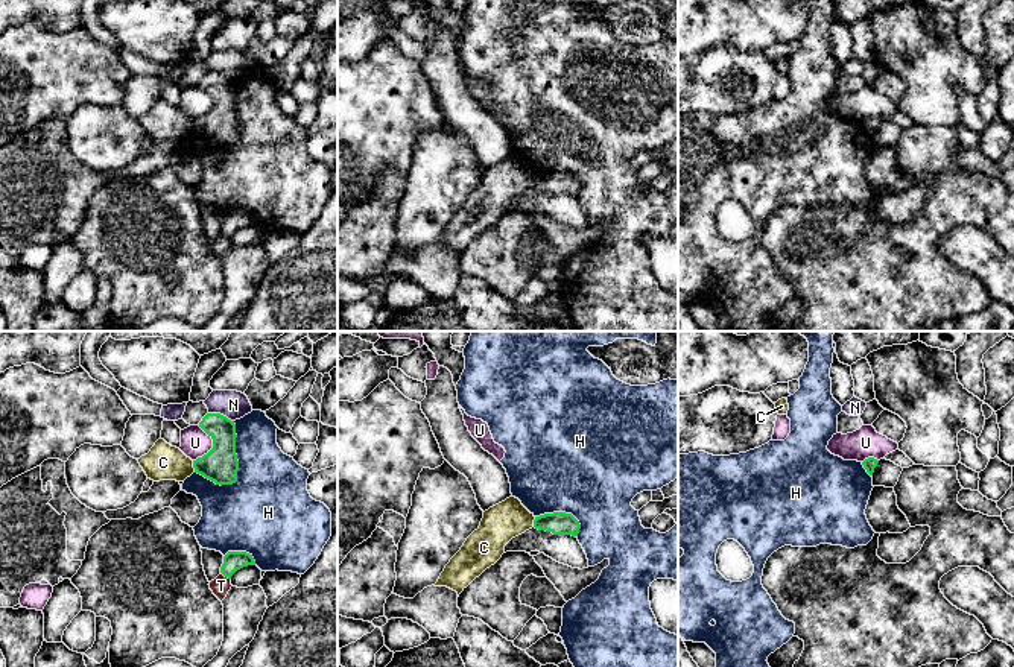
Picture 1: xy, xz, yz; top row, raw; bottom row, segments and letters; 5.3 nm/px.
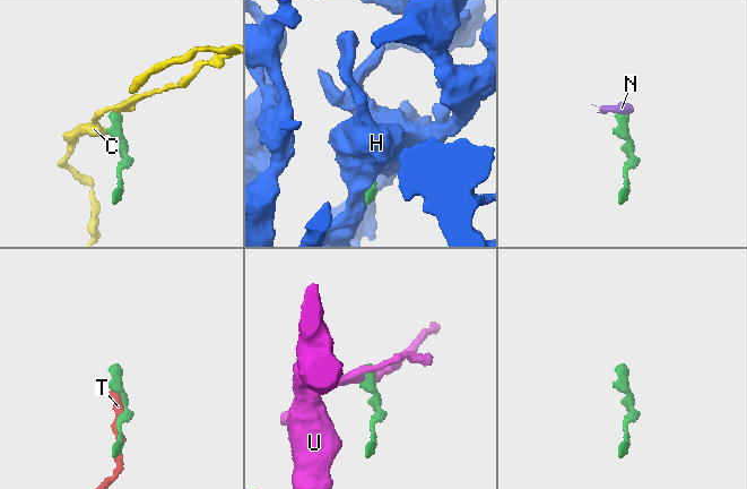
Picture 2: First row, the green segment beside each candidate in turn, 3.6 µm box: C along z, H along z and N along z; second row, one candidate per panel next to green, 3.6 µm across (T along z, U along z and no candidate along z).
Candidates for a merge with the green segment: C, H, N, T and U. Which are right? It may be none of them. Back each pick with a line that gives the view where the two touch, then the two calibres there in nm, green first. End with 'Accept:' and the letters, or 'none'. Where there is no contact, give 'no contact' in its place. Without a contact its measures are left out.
Accept: none

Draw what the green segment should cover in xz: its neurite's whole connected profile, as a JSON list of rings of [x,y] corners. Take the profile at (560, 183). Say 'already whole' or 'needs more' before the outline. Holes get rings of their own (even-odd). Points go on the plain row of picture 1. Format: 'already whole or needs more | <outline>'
already whole | [[[553,172],[535,176],[534,187],[553,194],[578,196],[581,184],[572,173]]]

